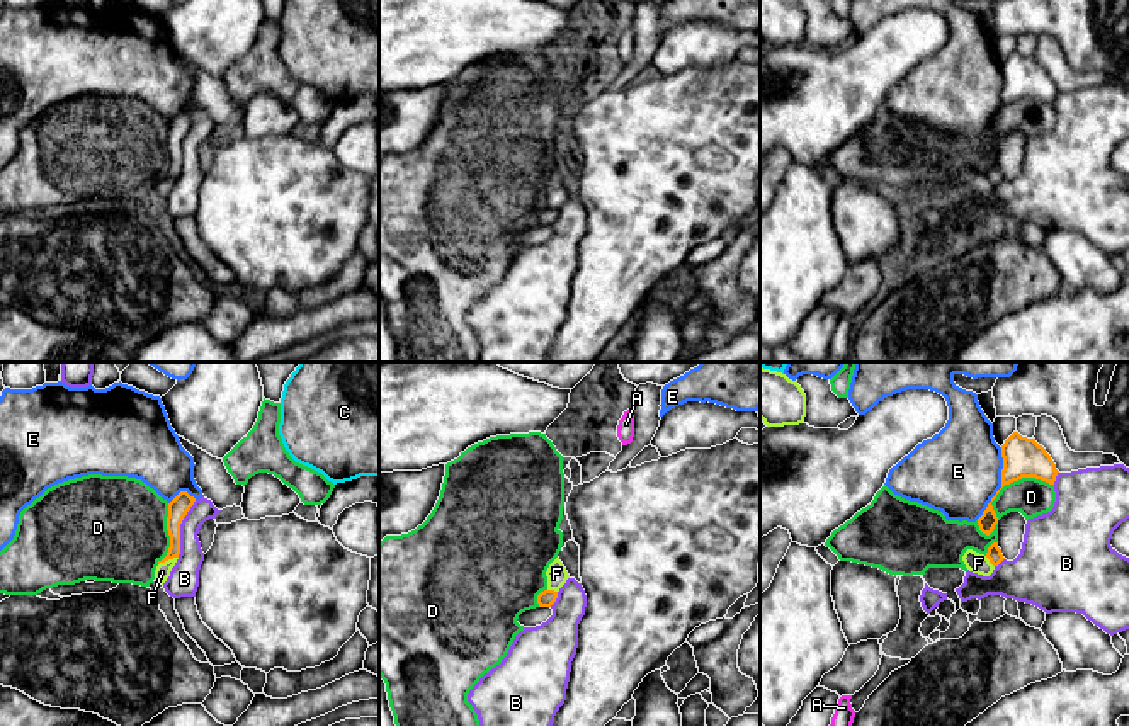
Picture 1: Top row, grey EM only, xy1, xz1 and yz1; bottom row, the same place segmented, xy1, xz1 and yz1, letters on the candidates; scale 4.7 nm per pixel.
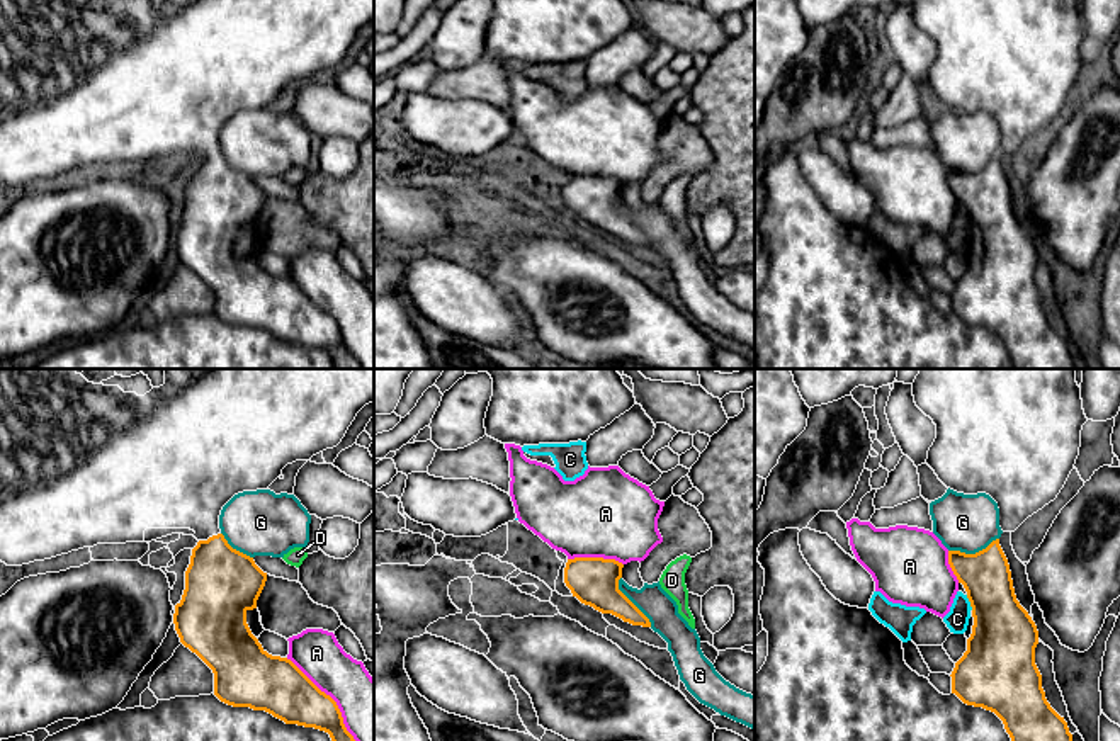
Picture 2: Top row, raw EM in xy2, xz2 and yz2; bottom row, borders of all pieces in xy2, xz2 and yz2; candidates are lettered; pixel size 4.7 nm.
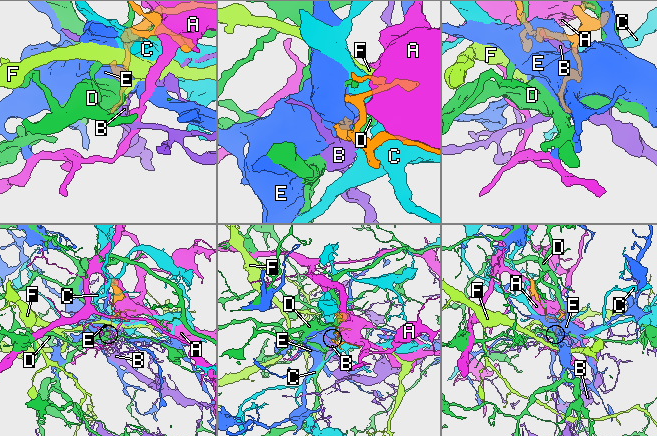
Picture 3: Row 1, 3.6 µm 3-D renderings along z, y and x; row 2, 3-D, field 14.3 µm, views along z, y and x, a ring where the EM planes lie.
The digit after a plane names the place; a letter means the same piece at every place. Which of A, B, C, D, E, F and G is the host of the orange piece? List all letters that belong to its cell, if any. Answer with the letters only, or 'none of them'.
none of them

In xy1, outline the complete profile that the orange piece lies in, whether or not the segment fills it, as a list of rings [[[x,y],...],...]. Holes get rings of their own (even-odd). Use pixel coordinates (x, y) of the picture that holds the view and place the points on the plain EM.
[[[180,111],[170,122],[168,122],[168,136],[167,136],[167,150],[170,155],[170,167],[167,175],[158,180],[165,182],[168,179],[179,177],[180,173],[180,143],[190,126],[194,124],[196,117],[190,116],[187,111]]]

